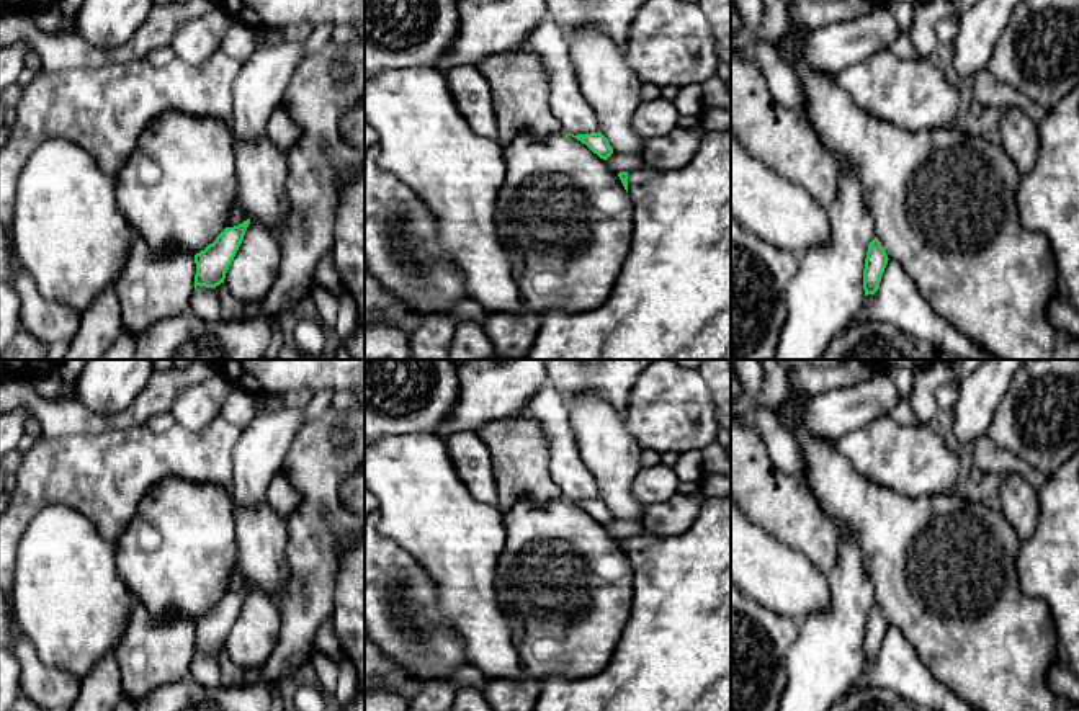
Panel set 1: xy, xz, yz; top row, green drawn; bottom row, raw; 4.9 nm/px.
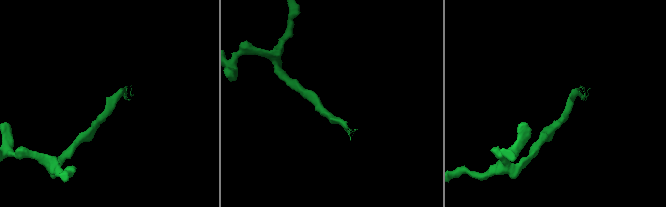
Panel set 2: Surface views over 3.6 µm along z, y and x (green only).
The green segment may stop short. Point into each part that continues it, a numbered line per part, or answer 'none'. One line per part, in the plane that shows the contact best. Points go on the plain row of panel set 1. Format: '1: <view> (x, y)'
1: xz (674, 654)

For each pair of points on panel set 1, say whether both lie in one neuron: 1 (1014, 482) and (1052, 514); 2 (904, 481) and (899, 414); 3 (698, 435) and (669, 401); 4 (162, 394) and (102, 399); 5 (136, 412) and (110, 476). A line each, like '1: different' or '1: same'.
1: different
2: different
3: same
4: different
5: different

